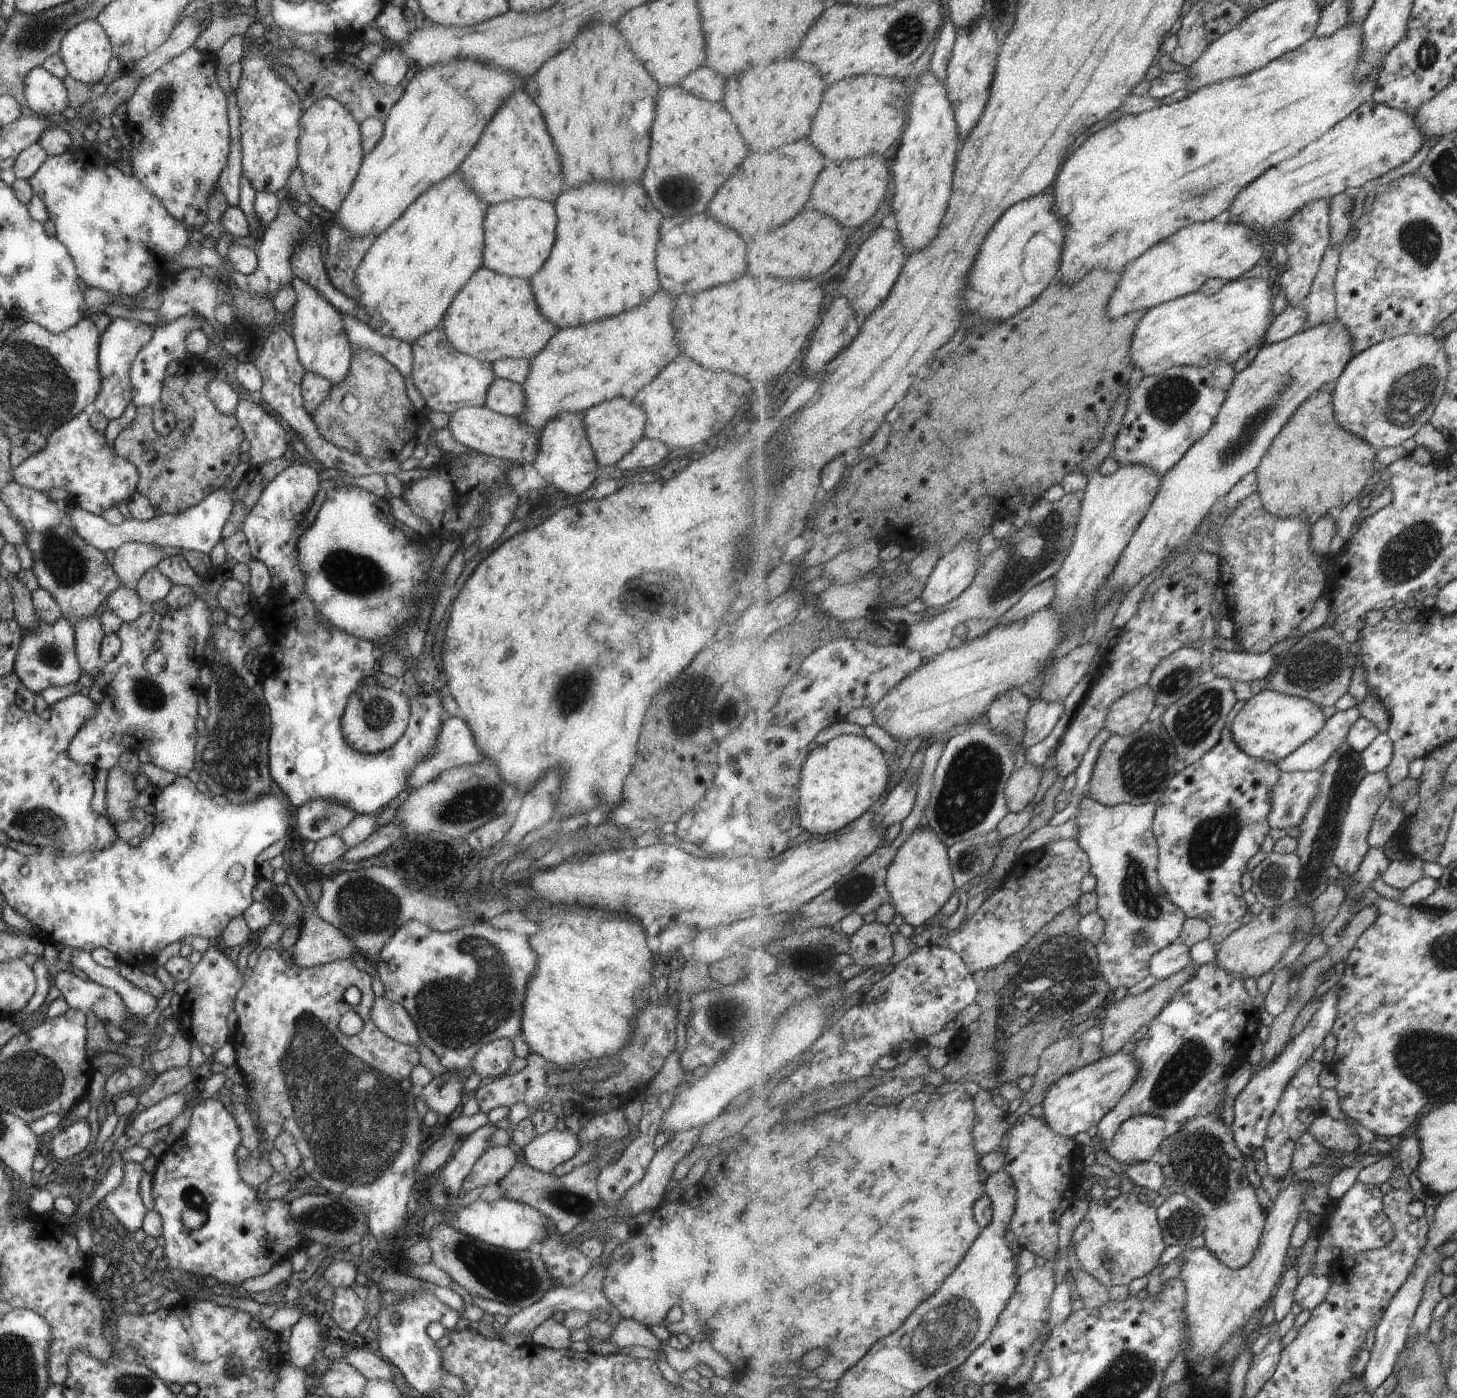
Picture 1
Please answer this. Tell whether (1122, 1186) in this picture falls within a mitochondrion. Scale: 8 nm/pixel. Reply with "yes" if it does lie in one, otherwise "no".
no

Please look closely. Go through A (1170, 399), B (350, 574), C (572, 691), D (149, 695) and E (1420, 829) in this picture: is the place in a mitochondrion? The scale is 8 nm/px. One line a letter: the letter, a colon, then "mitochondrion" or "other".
A: mitochondrion
B: mitochondrion
C: mitochondrion
D: mitochondrion
E: other

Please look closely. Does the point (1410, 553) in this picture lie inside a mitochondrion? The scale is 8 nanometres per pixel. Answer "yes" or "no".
yes

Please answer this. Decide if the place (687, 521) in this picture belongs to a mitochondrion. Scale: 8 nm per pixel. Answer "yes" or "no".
no

